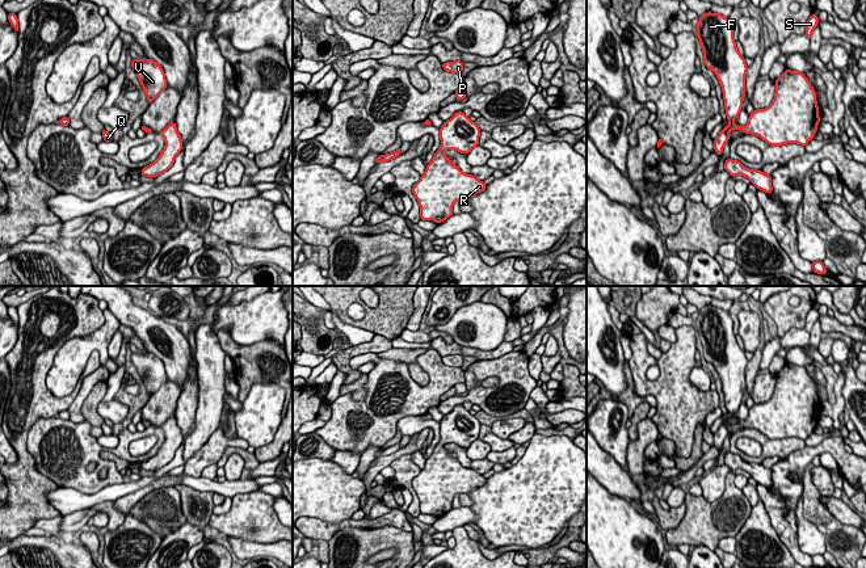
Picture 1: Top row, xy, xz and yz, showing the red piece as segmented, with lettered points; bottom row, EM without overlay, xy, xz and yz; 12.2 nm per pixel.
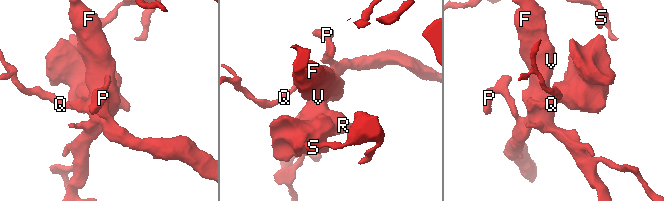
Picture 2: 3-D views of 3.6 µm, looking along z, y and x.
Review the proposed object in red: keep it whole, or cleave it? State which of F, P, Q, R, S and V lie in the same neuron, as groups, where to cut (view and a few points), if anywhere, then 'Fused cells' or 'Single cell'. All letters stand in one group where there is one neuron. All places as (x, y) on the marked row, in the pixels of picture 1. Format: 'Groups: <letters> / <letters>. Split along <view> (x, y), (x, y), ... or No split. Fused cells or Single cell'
Groups: F P Q R S V. No split. Single cell

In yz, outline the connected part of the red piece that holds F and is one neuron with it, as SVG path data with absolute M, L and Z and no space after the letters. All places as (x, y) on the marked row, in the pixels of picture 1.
M707 12L699 16L697 35L703 52L703 63L718 77L730 123L714 139L714 151L722 156L728 132L740 130L760 136L770 146L796 143L803 147L814 139L820 122L815 88L804 73L789 68L774 81L772 104L753 110L745 127L733 121L739 117L745 91L748 66L733 39L733 26L728 17Z

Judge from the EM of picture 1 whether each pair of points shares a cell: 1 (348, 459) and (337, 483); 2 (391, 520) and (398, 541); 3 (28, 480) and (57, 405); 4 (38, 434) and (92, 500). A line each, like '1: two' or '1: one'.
1: two
2: two
3: one
4: two

